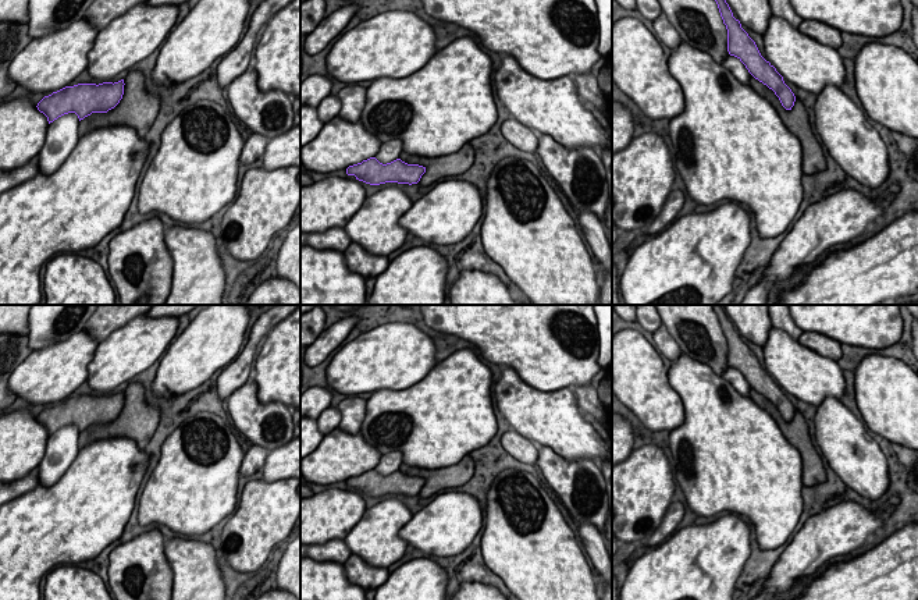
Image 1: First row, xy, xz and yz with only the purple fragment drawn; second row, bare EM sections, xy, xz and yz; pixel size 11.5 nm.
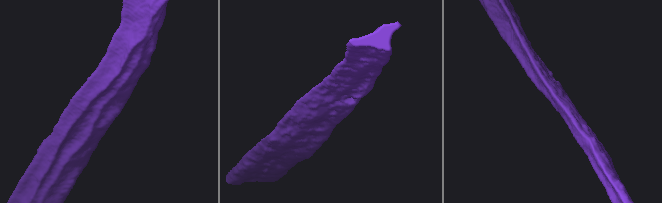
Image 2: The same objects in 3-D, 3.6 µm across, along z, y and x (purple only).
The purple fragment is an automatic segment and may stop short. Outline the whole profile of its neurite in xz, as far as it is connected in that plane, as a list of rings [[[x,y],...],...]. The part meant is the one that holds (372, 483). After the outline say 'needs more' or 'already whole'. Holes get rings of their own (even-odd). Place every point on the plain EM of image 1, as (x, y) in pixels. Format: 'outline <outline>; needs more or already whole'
outline [[[370,469],[346,480],[348,487],[355,487],[356,491],[370,497],[385,494],[412,497],[417,496],[424,484],[426,479],[419,476],[408,476],[401,471],[382,476],[376,469]]]; already whole

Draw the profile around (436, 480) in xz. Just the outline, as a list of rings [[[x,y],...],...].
[[[470,454],[465,455],[456,465],[438,469],[427,469],[402,464],[399,471],[408,476],[419,476],[426,480],[419,496],[427,498],[446,487],[459,487],[467,483],[474,473],[474,461]]]

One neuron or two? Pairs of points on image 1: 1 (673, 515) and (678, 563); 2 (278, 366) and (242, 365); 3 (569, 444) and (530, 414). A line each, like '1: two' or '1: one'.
1: two
2: two
3: one

